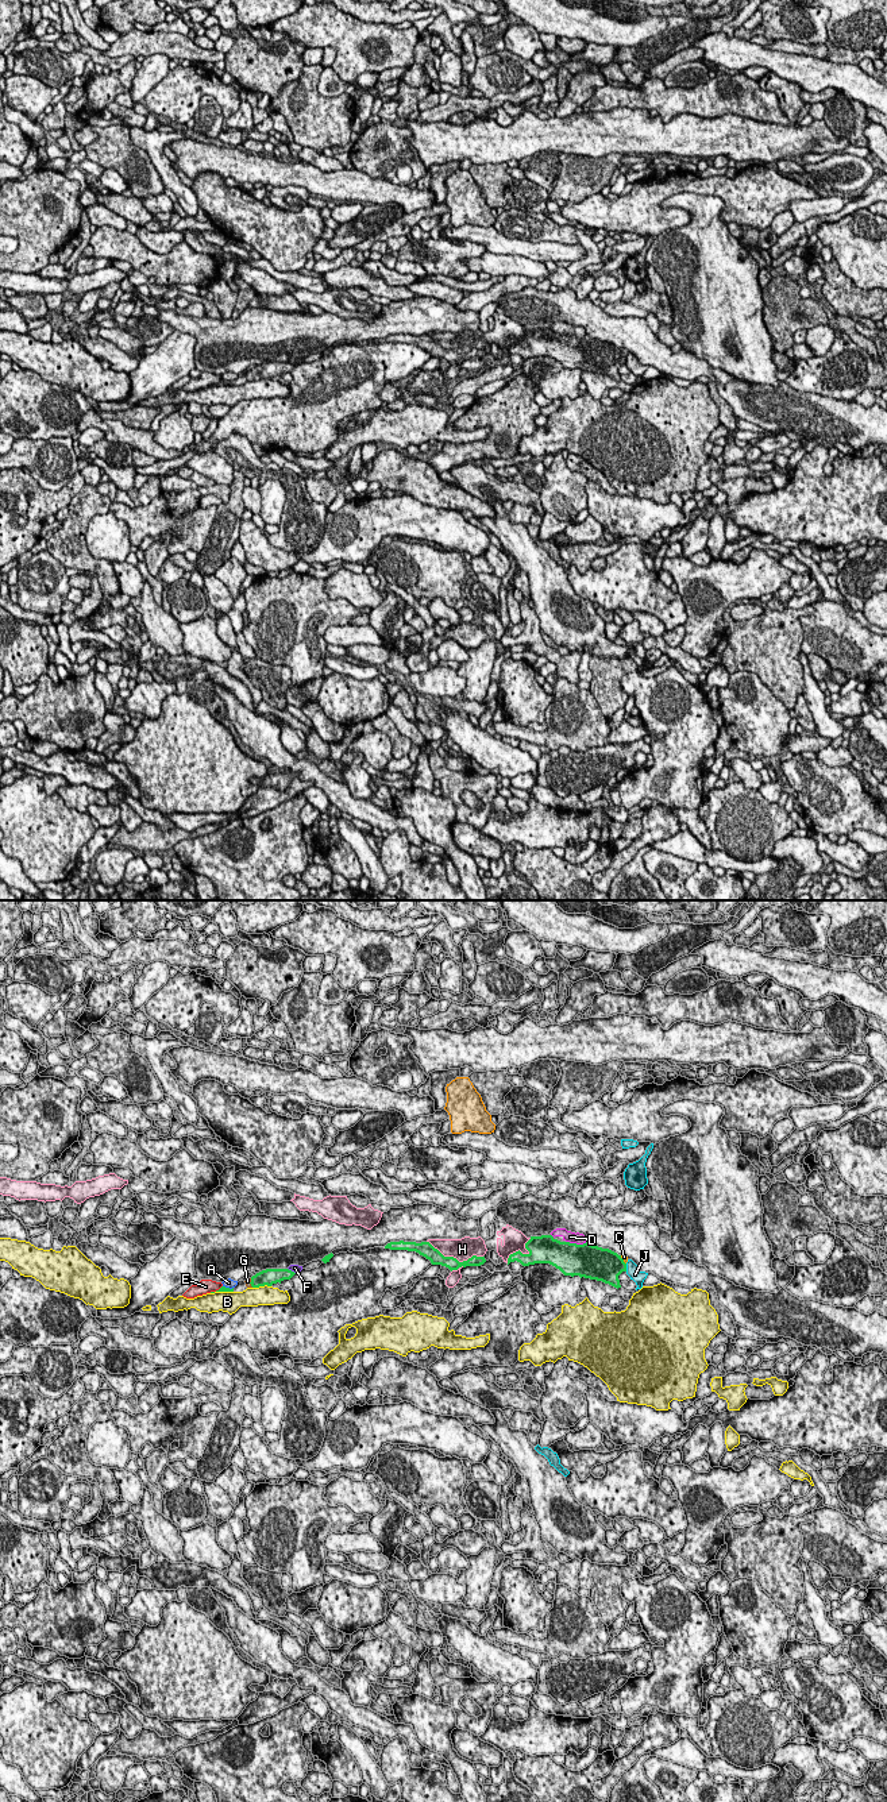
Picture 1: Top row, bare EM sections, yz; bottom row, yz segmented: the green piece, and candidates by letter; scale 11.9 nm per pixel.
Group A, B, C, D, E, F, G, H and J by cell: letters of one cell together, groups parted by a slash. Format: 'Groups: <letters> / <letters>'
Groups: A / B / C / D / E / F / G / H / J

